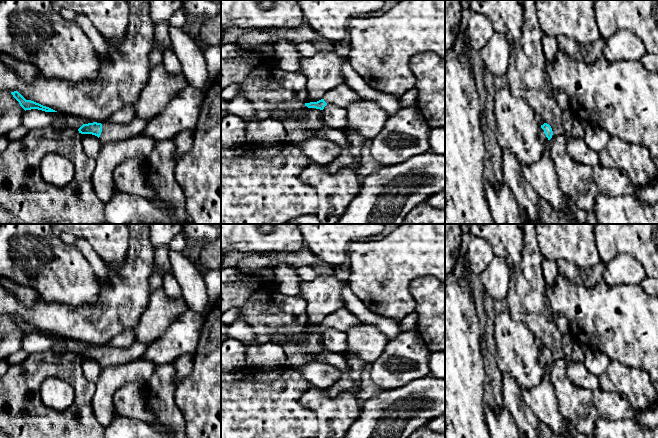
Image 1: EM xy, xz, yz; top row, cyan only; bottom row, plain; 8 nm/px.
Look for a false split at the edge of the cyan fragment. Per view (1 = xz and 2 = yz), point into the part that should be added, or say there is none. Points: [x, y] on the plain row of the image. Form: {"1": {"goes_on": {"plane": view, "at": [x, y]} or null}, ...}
{"1": {"goes_on": {"plane": "xz", "at": [342, 320]}}, "2": {"goes_on": {"plane": "yz", "at": [543, 360]}}}

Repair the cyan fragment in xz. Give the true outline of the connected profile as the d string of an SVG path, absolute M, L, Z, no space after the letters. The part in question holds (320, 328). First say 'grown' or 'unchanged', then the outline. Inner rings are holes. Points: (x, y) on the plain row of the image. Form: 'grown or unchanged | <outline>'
grown | M345 308L340 309L339 311L327 316L325 320L317 325L305 327L305 330L308 332L316 332L323 334L327 328L334 328L339 331L348 331L351 327L359 325L360 320L349 313Z

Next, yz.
grown | M544 347L543 349L541 349L540 359L541 359L542 364L544 365L550 364L553 359L551 350L547 347Z

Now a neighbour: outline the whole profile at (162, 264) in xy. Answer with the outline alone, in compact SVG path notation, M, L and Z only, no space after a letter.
M162 245L155 250L154 256L154 270L153 272L159 272L162 277L171 273L174 275L172 266L169 261L170 246Z

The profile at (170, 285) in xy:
M168 273L163 277L161 287L165 291L166 295L170 298L178 299L182 297L181 287L175 276L171 273Z

